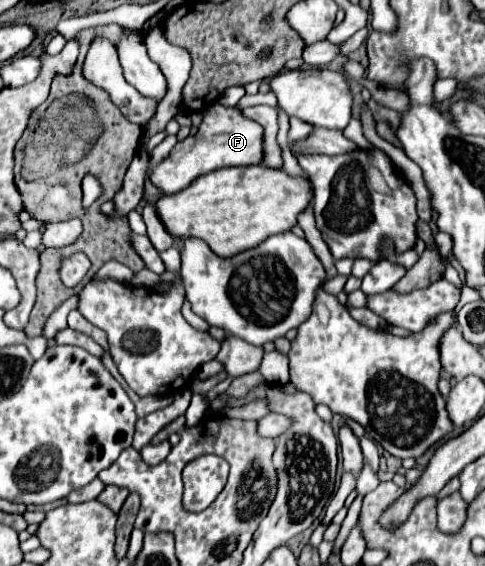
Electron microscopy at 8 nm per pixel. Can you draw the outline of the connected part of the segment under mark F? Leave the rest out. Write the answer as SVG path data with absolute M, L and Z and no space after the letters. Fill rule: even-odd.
M214 103L204 111L204 121L194 137L180 141L170 157L152 169L152 183L160 187L164 193L172 195L186 189L190 183L198 179L198 175L206 175L220 167L234 165L256 165L262 161L262 127L248 117L242 117L238 107L224 107Z

